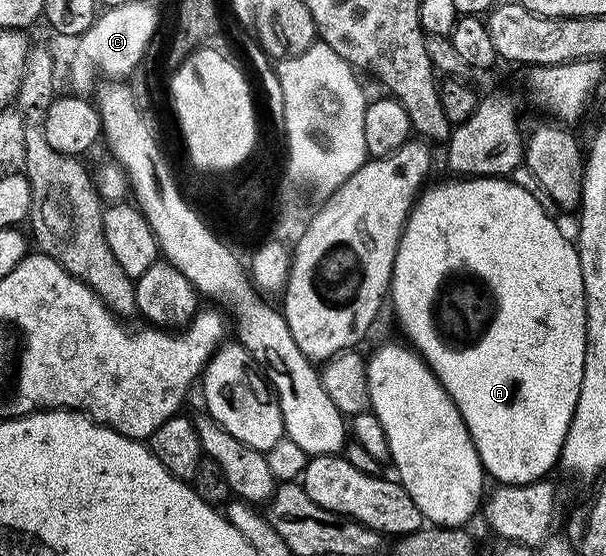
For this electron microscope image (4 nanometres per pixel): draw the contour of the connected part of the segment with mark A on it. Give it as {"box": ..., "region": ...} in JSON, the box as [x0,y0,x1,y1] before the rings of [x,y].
{"box":[390,177,586,486],"region":[[[449,177],[449,182],[436,182],[425,185],[417,199],[412,203],[408,222],[398,244],[398,252],[392,269],[390,287],[390,306],[404,329],[403,337],[413,350],[421,354],[424,362],[434,372],[434,376],[446,388],[454,400],[478,452],[485,471],[497,479],[497,483],[506,486],[525,486],[549,477],[548,473],[560,461],[560,449],[566,440],[570,420],[574,416],[574,404],[578,404],[578,392],[582,388],[582,364],[586,360],[586,300],[582,284],[582,268],[578,264],[578,252],[573,239],[568,238],[556,227],[556,222],[549,211],[543,210],[522,188],[503,178],[466,178]]]}

